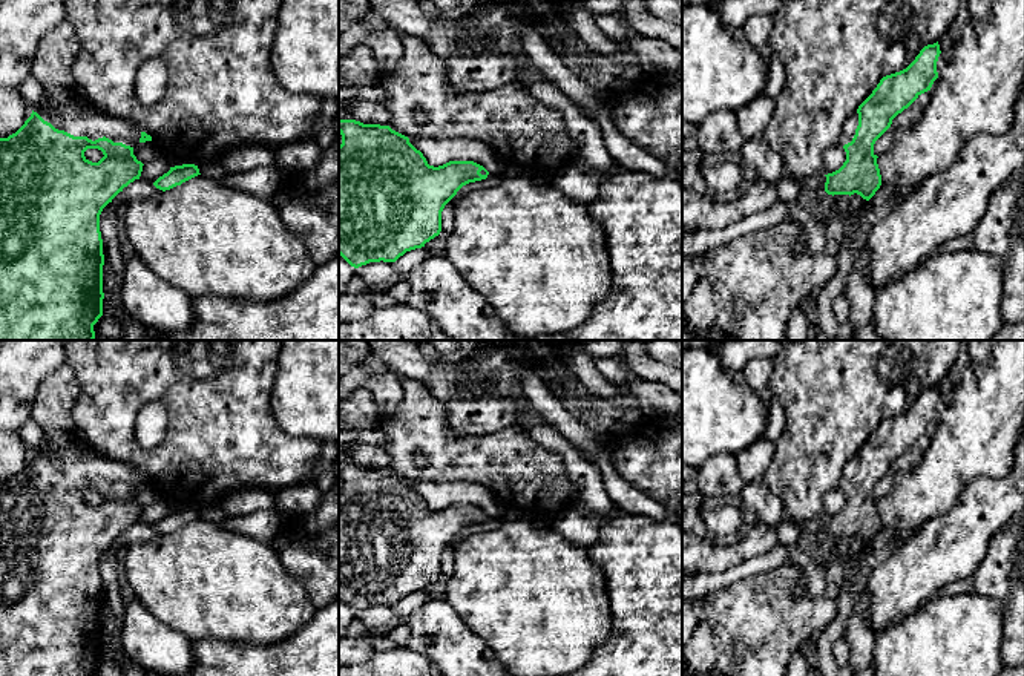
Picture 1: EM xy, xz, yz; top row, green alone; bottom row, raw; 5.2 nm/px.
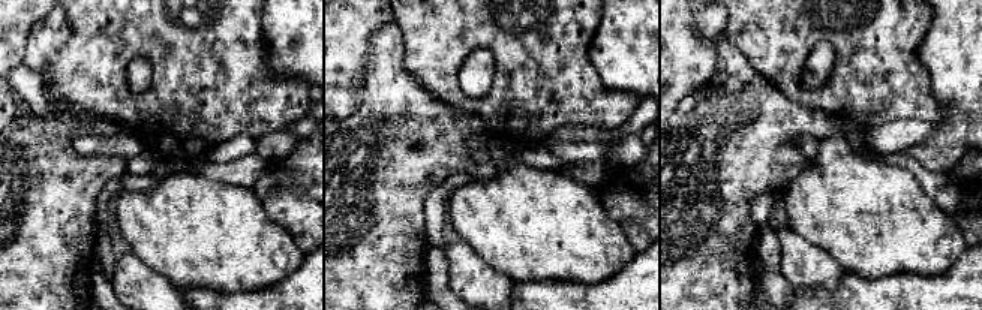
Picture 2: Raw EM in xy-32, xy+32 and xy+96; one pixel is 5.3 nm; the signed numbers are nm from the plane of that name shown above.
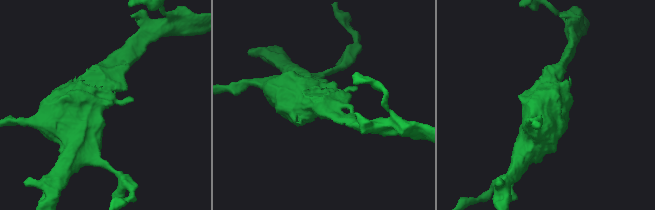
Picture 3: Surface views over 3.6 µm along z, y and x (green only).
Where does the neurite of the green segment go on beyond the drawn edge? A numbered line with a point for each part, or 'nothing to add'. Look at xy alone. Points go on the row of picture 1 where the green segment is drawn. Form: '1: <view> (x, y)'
1: xy (63, 108)

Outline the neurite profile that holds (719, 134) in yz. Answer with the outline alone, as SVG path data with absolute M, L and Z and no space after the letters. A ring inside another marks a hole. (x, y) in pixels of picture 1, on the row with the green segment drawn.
M713 112L697 126L697 153L740 153L745 143L737 123L736 112Z

